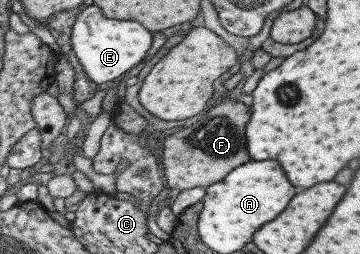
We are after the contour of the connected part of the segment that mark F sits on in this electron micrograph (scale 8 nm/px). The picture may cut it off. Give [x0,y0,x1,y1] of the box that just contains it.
[163,95,251,192]

